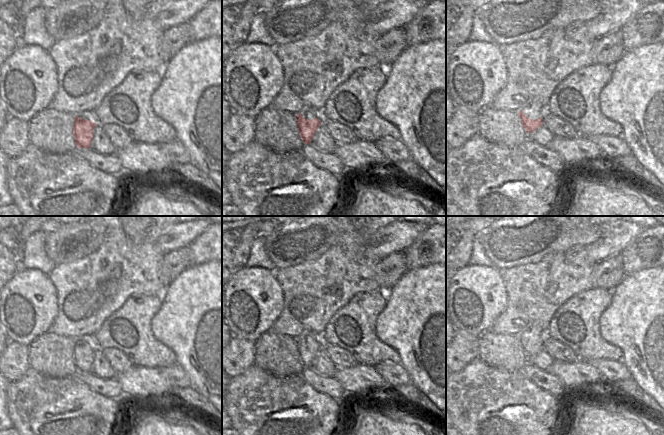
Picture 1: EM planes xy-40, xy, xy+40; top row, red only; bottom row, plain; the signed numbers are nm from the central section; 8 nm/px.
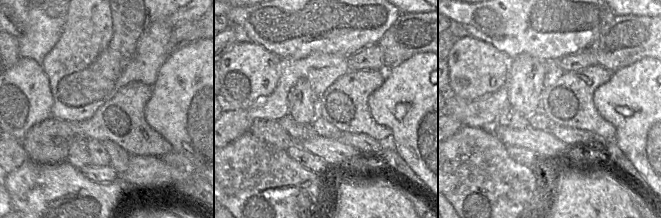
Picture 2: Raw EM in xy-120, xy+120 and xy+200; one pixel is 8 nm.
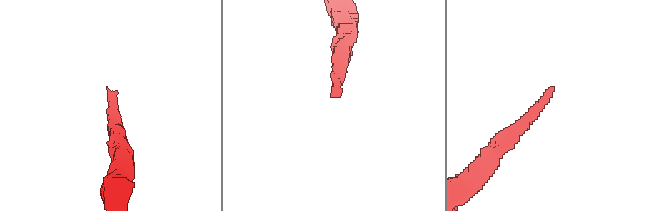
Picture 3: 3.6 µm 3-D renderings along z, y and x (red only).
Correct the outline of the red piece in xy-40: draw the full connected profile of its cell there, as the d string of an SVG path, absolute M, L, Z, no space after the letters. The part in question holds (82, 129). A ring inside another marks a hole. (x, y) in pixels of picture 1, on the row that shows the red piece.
M82 112L75 116L73 135L77 148L91 148L93 129L96 125L93 112Z

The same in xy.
M304 108L297 113L299 133L305 144L311 144L317 129L321 125L321 120L325 121L322 109Z

